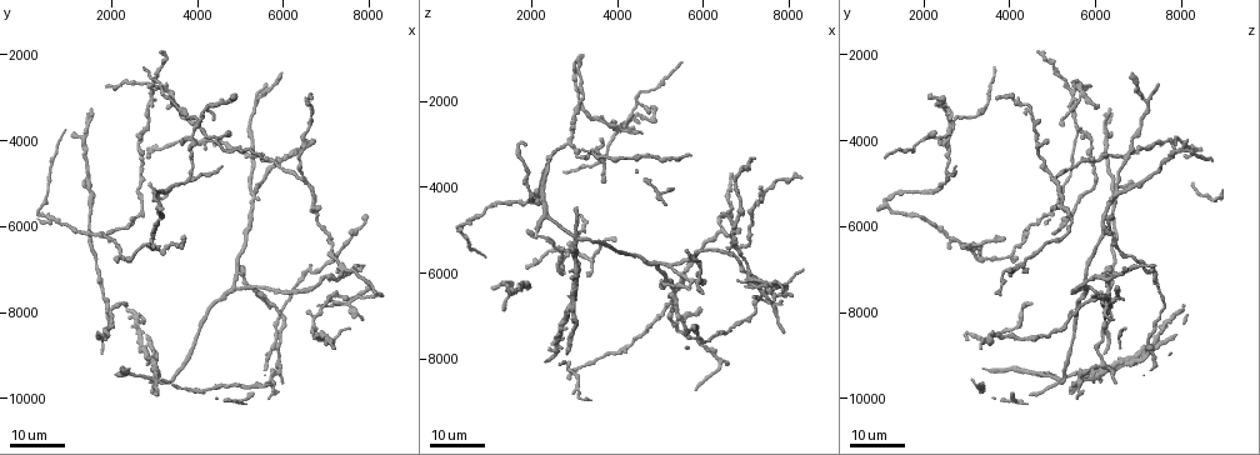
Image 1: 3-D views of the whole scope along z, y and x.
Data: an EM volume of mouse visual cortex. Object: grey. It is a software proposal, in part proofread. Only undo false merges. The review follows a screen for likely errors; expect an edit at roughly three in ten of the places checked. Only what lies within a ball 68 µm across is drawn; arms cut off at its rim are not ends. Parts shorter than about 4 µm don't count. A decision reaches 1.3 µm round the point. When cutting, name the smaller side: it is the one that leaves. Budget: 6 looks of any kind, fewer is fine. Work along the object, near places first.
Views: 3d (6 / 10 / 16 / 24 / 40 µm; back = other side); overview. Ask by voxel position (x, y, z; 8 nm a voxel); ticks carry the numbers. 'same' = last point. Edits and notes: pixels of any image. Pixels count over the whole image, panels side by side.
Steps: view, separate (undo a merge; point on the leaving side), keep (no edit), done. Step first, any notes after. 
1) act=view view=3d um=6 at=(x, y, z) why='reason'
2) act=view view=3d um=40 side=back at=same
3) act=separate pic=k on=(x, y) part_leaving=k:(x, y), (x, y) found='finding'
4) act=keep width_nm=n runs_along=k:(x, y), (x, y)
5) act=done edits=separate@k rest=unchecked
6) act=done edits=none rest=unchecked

act=view view=3d um=16 at=(4100, 3650, 2650) why='four or more arms meet'

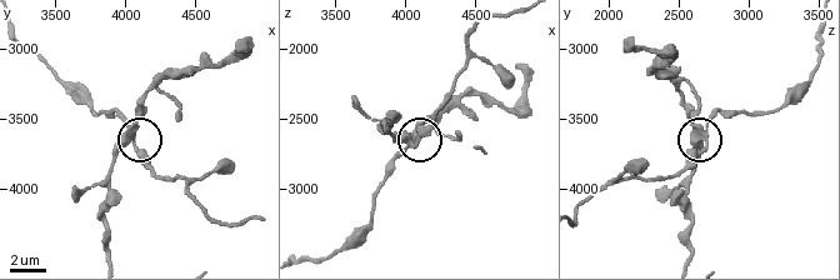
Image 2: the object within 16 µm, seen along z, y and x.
act=view view=3d um=6 at=(4020, 3620, 2680)

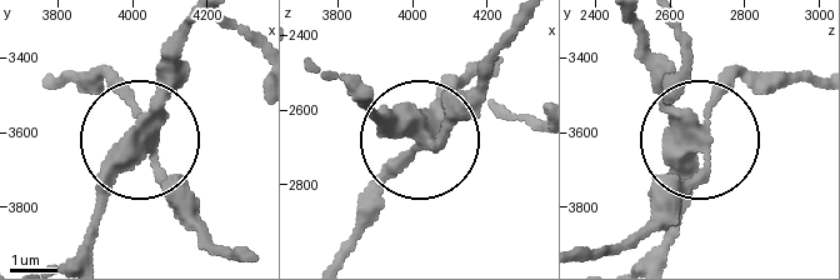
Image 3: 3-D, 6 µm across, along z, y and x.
act=separate pic=3 on=(169, 199) width_nm=350 part_leaving=3:(154, 140), (178, 208), (238, 256) found='two cells meet here'

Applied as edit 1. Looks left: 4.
act=view view=3d um=16 at=(2900, 2850, 5500) why='side arm on a straight run'

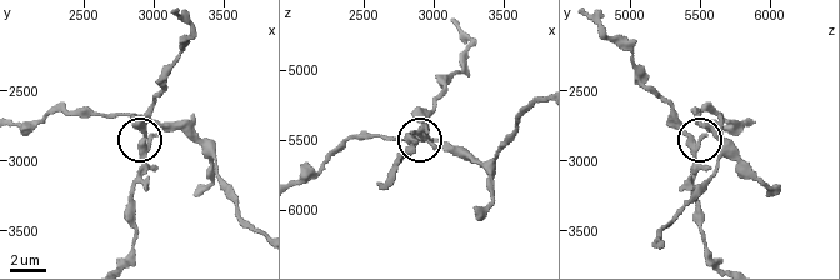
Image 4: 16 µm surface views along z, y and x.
act=view view=3d um=6 at=(2900, 2840, 5420) why='closer look'

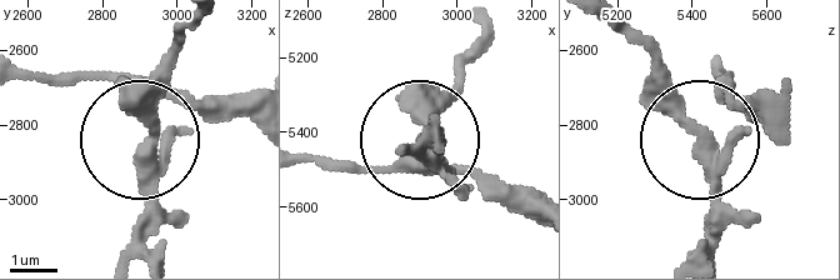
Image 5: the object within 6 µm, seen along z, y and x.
act=keep found='continuous, no second cell'

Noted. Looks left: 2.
act=view view=3d um=24 at=(3800, 4800, 2550) why='a fork'

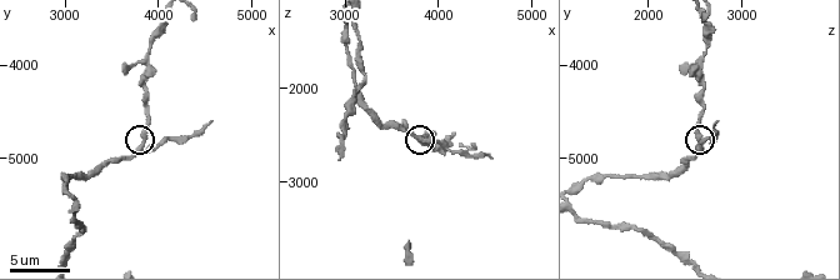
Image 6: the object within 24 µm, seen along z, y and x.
act=view view=3d um=6 at=same

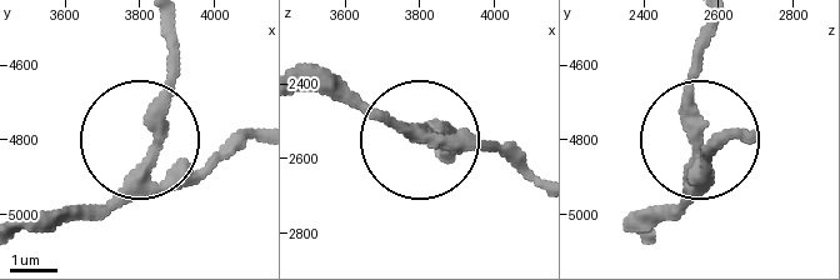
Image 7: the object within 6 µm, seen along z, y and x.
act=keep side_arm_um=7 found='continuous, no second cell'

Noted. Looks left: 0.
act=done edits=separate@3 rest=unchecked

